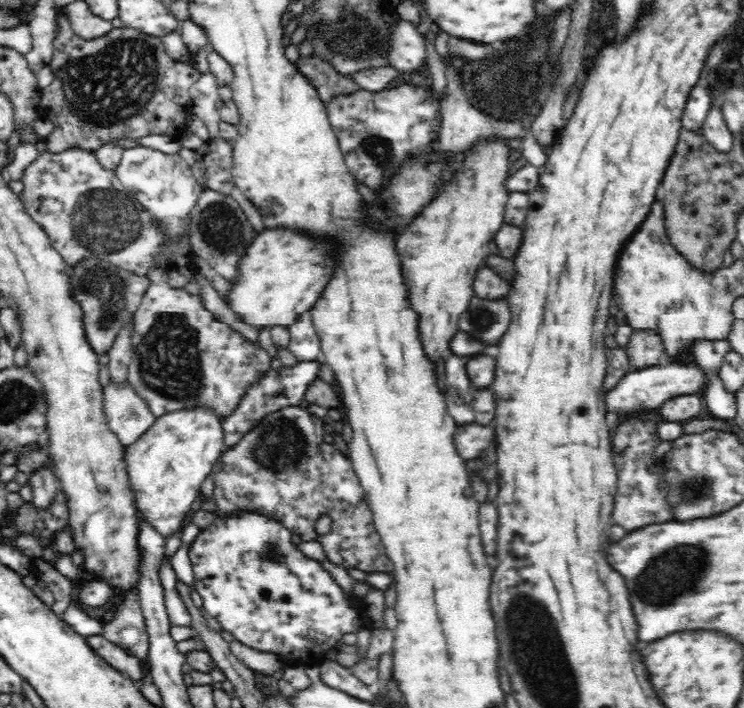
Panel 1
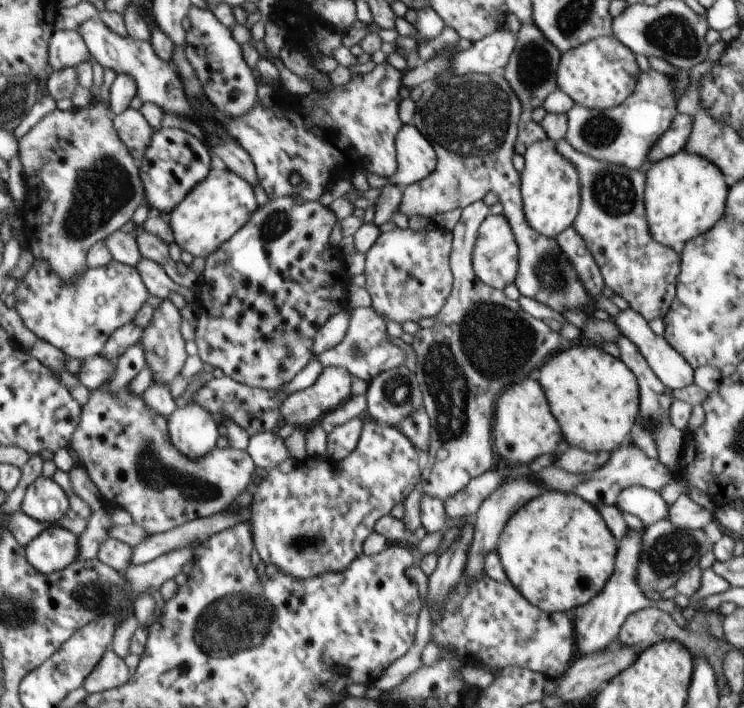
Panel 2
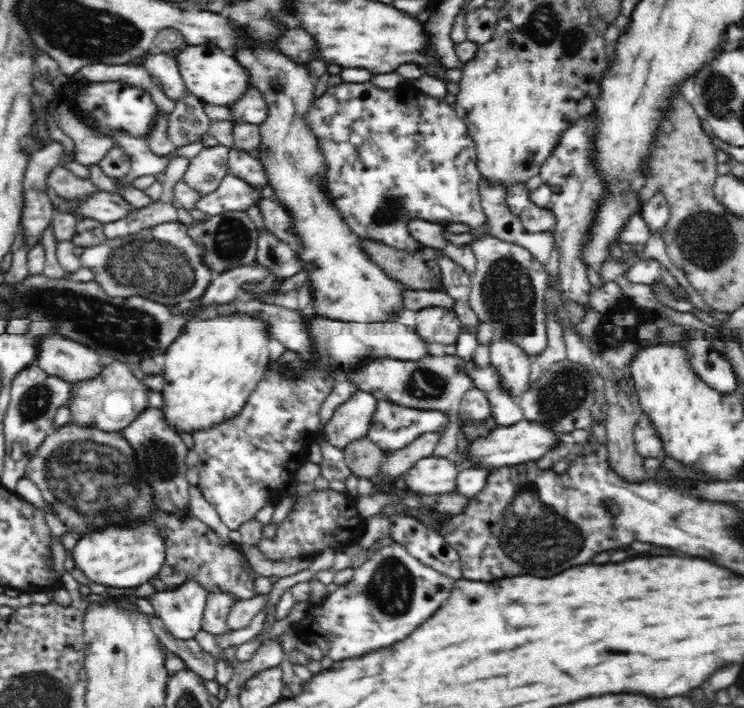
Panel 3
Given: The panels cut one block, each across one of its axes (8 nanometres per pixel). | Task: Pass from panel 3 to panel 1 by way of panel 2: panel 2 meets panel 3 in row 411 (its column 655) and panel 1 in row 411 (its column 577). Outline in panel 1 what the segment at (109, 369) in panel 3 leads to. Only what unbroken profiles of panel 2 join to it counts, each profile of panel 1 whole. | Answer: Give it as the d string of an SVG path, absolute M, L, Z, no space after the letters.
M105 380L104 410L108 414L108 425L116 433L123 447L134 443L157 418L147 408L147 402L134 392L130 384Z

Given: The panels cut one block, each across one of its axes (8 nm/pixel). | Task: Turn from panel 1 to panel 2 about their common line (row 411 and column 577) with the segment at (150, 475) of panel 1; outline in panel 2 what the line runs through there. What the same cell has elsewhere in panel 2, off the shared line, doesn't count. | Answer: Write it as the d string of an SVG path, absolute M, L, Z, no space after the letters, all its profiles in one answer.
M555 140L533 142L525 149L522 157L522 200L527 223L543 238L554 239L575 220L580 203L577 172L570 160L559 154Z

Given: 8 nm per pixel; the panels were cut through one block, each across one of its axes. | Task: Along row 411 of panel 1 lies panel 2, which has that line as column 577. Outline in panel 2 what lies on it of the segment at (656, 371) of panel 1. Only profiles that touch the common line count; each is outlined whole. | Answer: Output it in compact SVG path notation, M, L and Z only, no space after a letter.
M628 528L627 534L619 540L614 573L606 582L605 588L585 605L576 607L572 612L575 618L576 638L581 655L601 652L601 650L605 650L607 646L613 644L618 636L619 629L622 628L623 621L637 610L645 607L656 607L669 614L675 609L676 606L672 598L669 600L649 600L642 592L638 583L638 564L643 541L642 530L636 531Z

